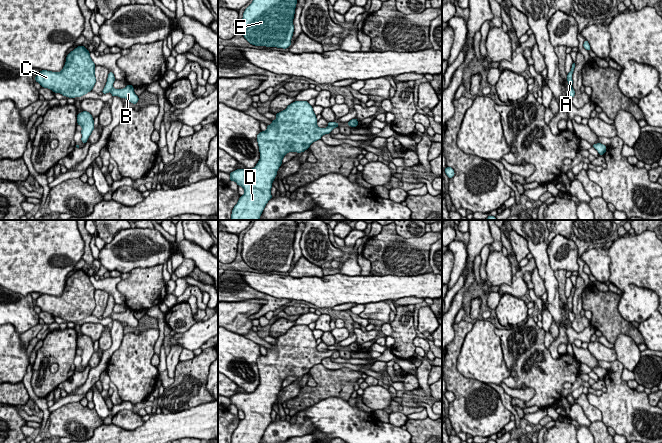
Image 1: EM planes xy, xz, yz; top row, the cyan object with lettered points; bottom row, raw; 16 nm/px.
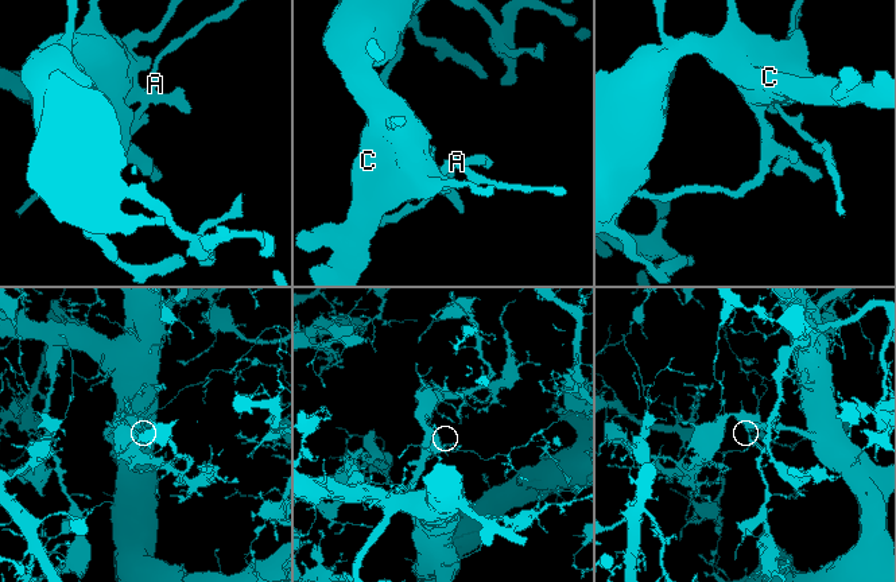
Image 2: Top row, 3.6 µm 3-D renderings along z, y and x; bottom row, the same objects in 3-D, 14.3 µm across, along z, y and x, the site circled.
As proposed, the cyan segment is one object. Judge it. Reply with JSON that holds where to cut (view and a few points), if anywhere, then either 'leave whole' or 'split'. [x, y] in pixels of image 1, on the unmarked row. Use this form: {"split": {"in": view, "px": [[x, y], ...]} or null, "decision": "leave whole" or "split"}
{"split": {"in": "xy", "px": [[112, 311], [109, 314]]}, "decision": "split"}

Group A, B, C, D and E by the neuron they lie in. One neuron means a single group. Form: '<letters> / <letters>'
A / B C D E

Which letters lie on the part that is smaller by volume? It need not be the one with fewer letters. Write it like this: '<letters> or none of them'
A

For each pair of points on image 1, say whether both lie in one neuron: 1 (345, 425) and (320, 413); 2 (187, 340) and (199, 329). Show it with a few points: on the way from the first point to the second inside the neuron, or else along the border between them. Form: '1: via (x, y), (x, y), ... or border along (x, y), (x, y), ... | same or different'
1: via (339, 419), (335, 415), (326, 415) | same
2: via (190, 338), (196, 332) | same

